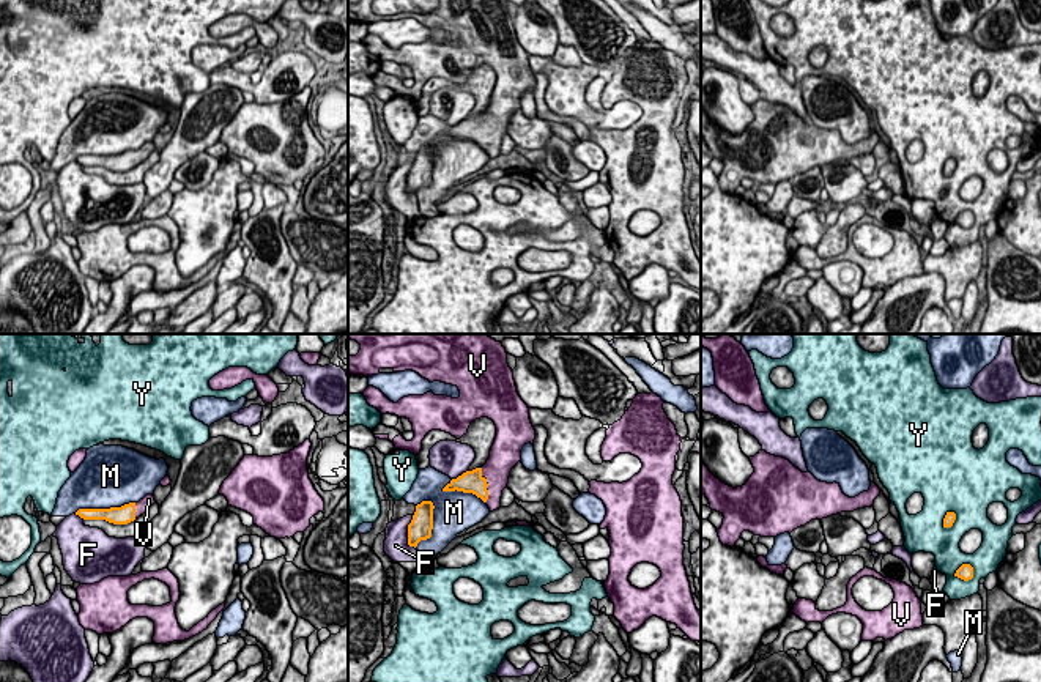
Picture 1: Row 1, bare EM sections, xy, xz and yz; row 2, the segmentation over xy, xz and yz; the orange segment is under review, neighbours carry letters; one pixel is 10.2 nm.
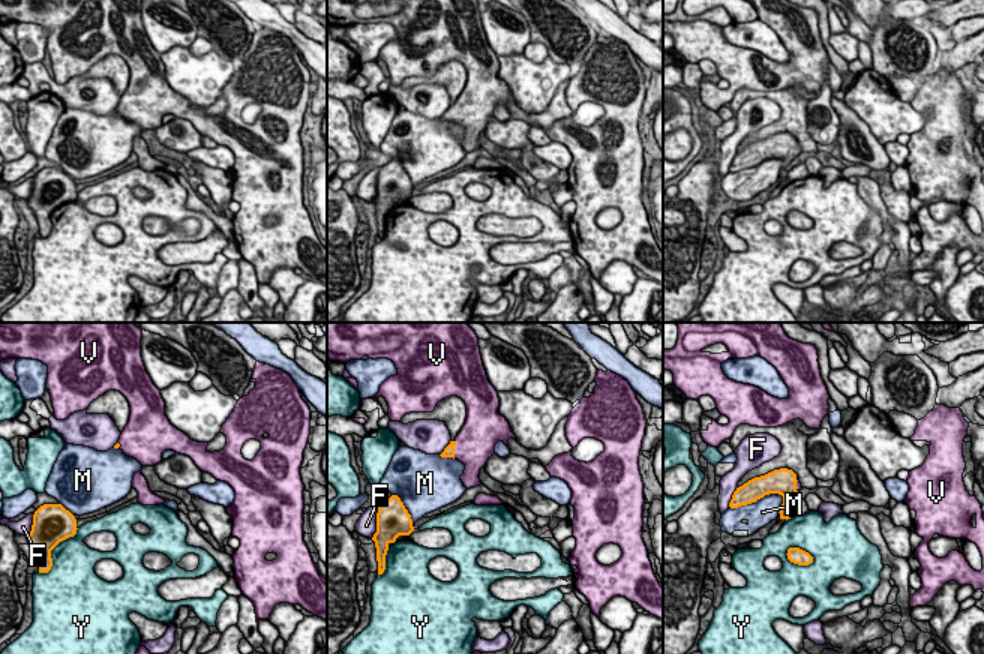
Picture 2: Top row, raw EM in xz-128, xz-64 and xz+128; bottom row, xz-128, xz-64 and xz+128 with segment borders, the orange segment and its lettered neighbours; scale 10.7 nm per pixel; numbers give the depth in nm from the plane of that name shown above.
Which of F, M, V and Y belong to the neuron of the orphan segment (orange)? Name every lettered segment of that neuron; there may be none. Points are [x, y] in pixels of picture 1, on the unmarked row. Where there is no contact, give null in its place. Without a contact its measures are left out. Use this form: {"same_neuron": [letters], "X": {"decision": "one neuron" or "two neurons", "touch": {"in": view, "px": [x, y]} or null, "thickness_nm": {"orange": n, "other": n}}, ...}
{"same_neuron": ["V"], "F": {"decision": "two neurons", "touch": {"in": "xz", "px": [408, 180]}, "thickness_nm": {"orange": 240, "other": 260}}, "M": {"decision": "two neurons", "touch": {"in": "xz", "px": [432, 174]}, "thickness_nm": {"orange": 240, "other": 400}}, "V": {"decision": "one neuron", "touch": {"in": "xz", "px": [487, 133]}, "thickness_nm": {"orange": 220, "other": 280}}, "Y": {"decision": "two neurons", "touch": {"in": "yz", "px": [963, 211]}, "thickness_nm": {"orange": 160, "other": 280}}}

